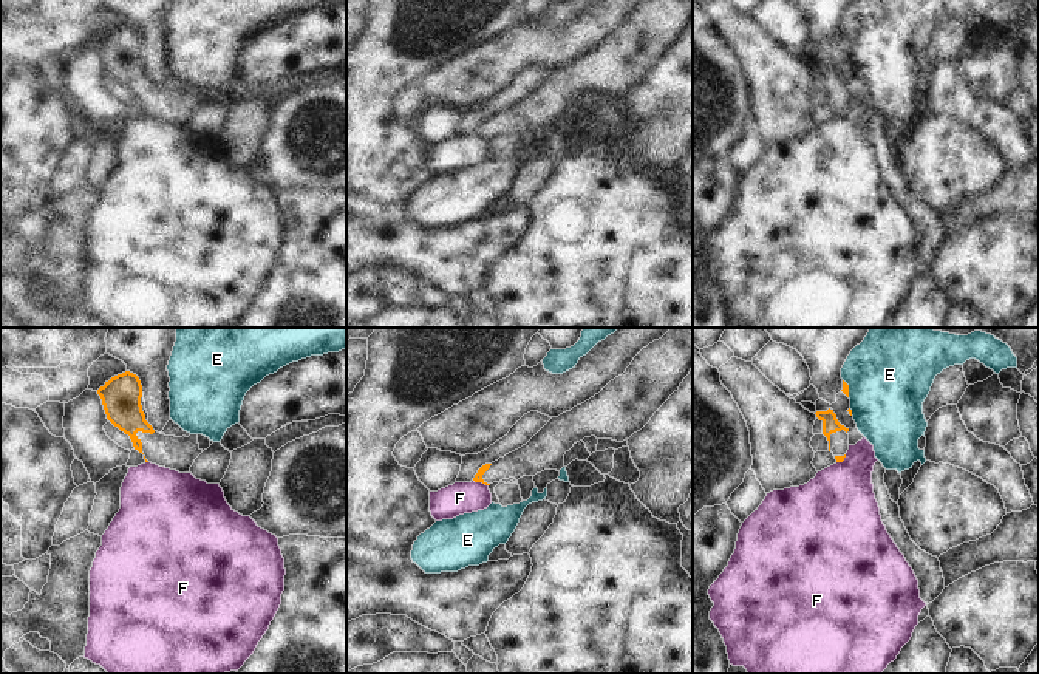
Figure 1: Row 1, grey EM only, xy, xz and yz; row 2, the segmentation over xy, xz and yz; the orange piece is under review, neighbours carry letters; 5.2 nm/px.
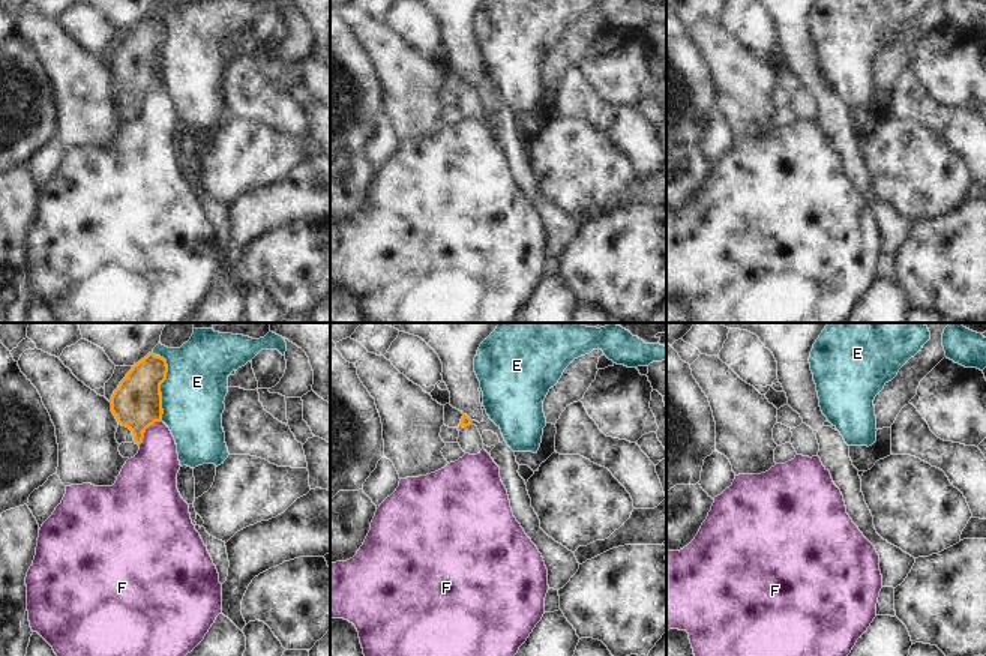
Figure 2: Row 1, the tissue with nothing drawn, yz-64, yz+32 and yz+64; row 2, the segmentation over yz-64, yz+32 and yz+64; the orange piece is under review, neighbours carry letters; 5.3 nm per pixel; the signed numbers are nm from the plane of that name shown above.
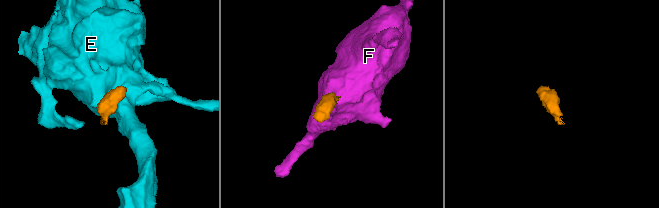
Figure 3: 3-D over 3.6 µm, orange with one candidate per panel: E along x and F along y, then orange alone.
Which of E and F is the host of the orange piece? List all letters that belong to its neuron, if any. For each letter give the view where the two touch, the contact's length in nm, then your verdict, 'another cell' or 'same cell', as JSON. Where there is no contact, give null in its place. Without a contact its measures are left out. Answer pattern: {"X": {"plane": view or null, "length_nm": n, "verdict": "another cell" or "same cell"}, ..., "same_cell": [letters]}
{"E": {"plane": "yz", "length_nm": 100, "verdict": "another cell"}, "F": {"plane": "xz", "length_nm": 90, "verdict": "another cell"}, "same_cell": []}

